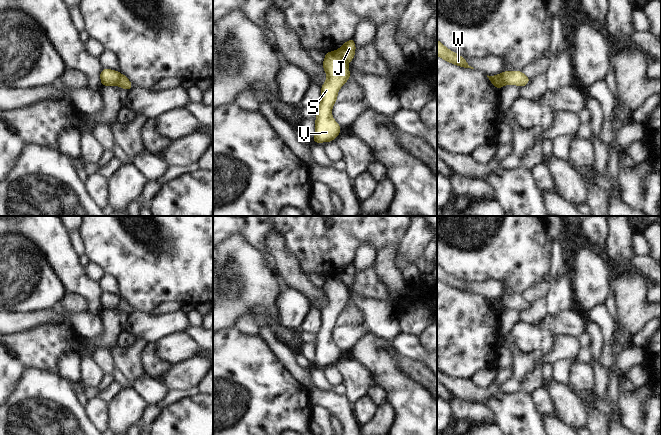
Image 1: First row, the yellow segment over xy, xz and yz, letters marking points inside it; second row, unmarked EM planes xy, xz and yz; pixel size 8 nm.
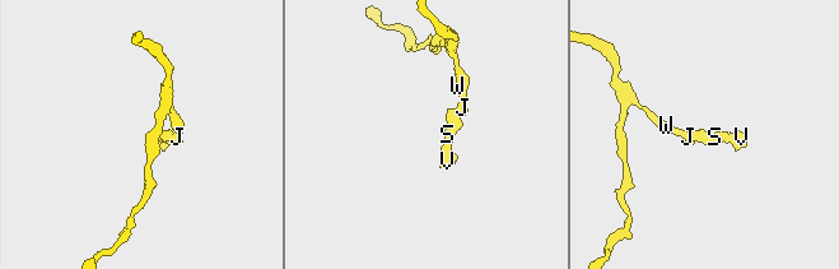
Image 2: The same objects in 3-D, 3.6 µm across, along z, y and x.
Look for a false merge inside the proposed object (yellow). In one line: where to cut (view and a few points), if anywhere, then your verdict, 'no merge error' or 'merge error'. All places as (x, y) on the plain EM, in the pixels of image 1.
cut in xz along (338, 274), (341, 282), (346, 287); merge error

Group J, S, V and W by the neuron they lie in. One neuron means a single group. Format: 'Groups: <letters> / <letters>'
Groups: J W / S V.

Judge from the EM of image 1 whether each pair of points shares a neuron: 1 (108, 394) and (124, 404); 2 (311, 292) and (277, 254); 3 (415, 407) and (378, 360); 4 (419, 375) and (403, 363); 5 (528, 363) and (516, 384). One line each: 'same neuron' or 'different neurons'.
1: different neurons
2: same neuron
3: same neuron
4: same neuron
5: same neuron

